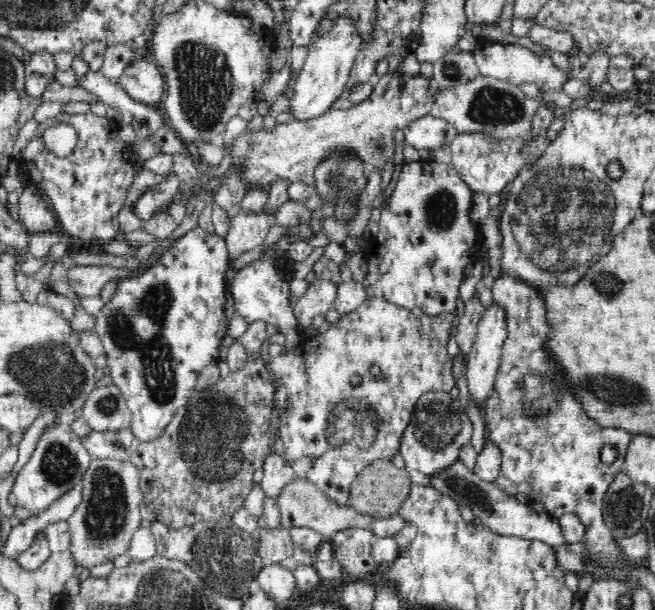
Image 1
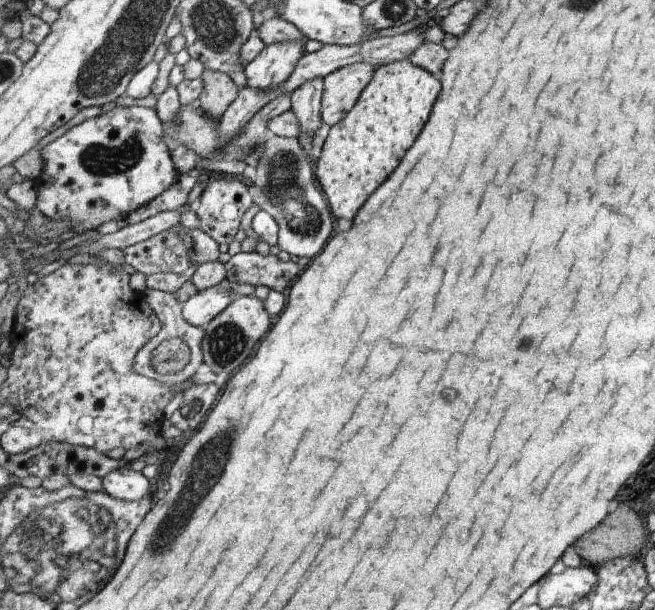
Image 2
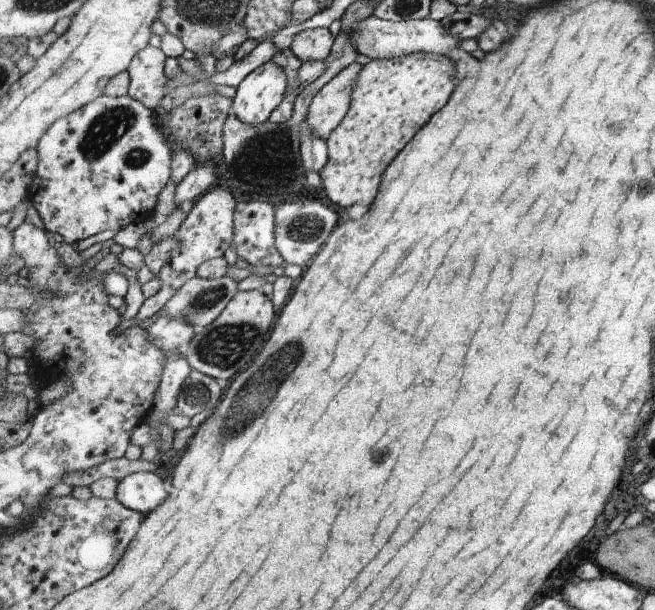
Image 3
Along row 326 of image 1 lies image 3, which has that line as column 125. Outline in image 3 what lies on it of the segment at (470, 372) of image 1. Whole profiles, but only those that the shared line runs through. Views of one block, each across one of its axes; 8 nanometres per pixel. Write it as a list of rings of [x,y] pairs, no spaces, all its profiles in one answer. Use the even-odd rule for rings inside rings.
[[[139,471],[126,476],[117,487],[116,499],[127,508],[138,510],[147,516],[170,496],[165,490],[163,478],[153,471]]]

